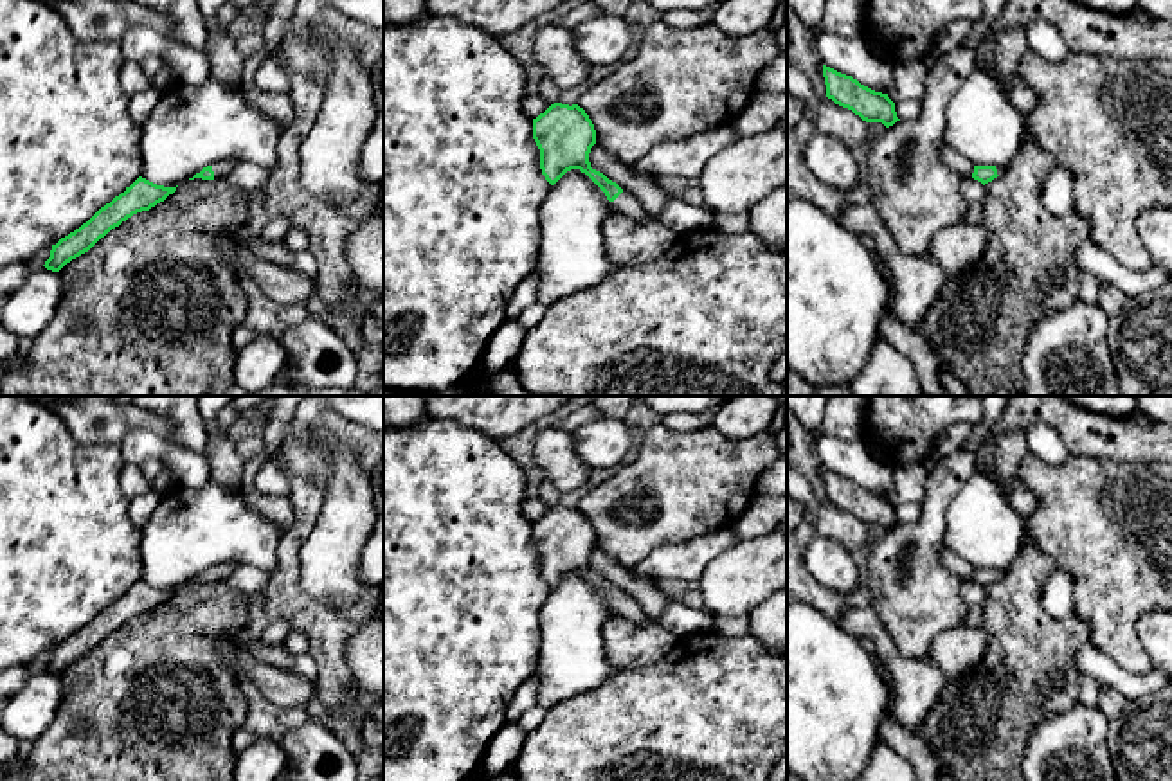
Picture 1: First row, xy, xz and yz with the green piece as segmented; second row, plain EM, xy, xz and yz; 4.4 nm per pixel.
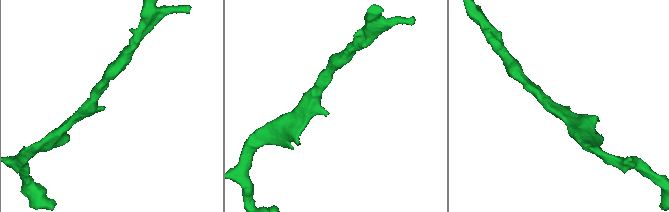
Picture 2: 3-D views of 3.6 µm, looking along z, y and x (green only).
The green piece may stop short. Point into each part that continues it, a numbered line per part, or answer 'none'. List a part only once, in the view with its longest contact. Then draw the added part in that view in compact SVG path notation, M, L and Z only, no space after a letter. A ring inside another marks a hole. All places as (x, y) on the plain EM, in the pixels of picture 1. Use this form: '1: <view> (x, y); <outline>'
1: xz (627, 607); M625 592L614 605L610 605L610 612L616 615L621 615L625 619L630 619L634 623L650 621L648 615L645 614L643 606Z

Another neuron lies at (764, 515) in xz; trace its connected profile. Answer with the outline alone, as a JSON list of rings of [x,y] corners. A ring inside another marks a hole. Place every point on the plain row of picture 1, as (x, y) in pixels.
[[[754,495],[751,506],[729,527],[740,542],[772,533],[783,522],[787,522],[787,497],[767,498]]]

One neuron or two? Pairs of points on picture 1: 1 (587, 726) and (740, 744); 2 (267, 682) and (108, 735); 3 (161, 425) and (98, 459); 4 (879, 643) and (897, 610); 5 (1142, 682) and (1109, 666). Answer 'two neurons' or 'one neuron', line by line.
1: one neuron
2: two neurons
3: two neurons
4: two neurons
5: one neuron

